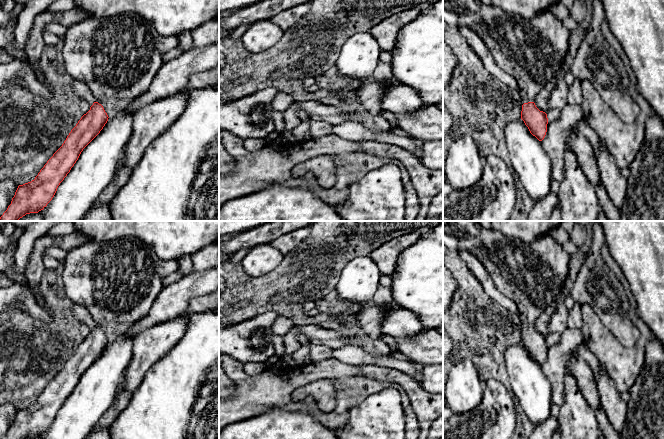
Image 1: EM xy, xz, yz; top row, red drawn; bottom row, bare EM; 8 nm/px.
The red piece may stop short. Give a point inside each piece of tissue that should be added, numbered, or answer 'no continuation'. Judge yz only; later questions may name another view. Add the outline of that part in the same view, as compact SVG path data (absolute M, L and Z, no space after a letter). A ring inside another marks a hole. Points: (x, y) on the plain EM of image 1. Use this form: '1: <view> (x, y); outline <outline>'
1: yz (531, 274); outline M443 221L443 246L447 249L455 250L457 252L460 251L469 251L474 254L480 261L480 263L485 267L485 269L492 276L492 279L497 287L497 289L504 294L506 297L511 299L518 307L518 315L520 317L520 322L522 323L522 328L528 326L534 326L536 319L540 316L542 311L553 301L557 294L564 287L565 280L567 279L569 273L569 260L570 255L563 249L562 245L559 244L552 236L546 234L543 237L540 237L532 242L524 242L521 240L515 240L513 238L506 237L501 232L496 229L486 229L483 228L478 221Z

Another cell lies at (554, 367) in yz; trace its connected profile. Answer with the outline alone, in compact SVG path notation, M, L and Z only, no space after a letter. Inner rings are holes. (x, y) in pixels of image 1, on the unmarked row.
M567 328L561 333L560 341L557 344L548 345L546 359L541 365L551 385L552 403L559 407L561 407L565 398L564 381L569 355L579 345L583 345L581 330Z

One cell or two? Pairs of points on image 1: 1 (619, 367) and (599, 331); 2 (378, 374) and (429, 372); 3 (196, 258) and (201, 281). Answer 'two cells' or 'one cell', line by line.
1: one cell
2: two cells
3: two cells

